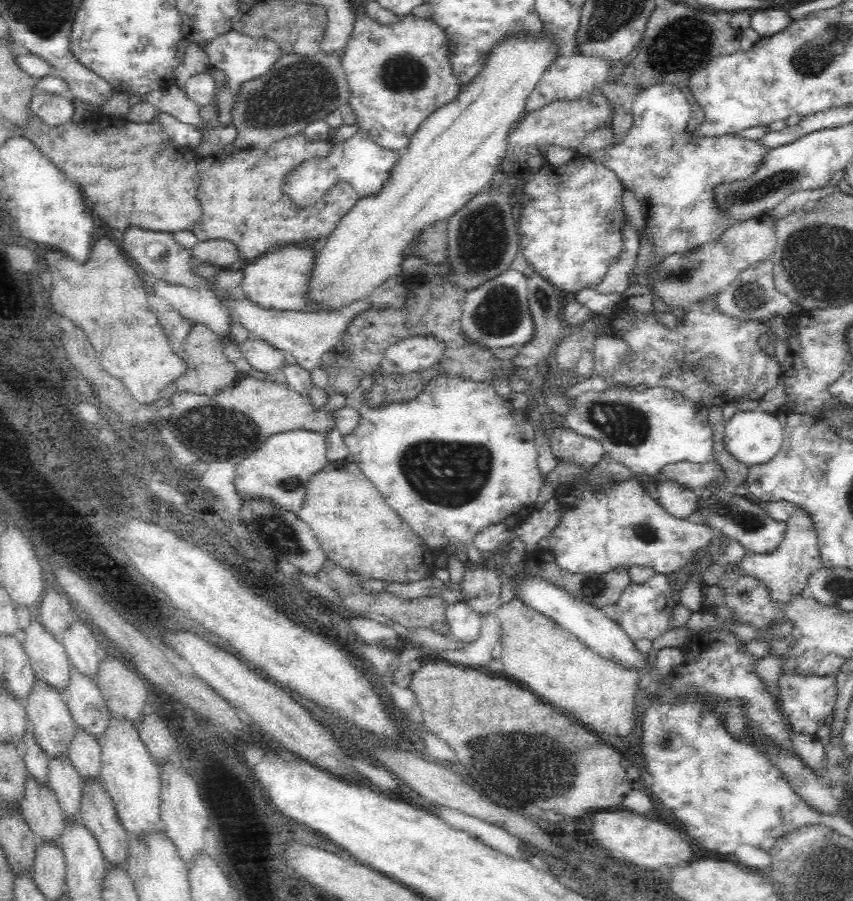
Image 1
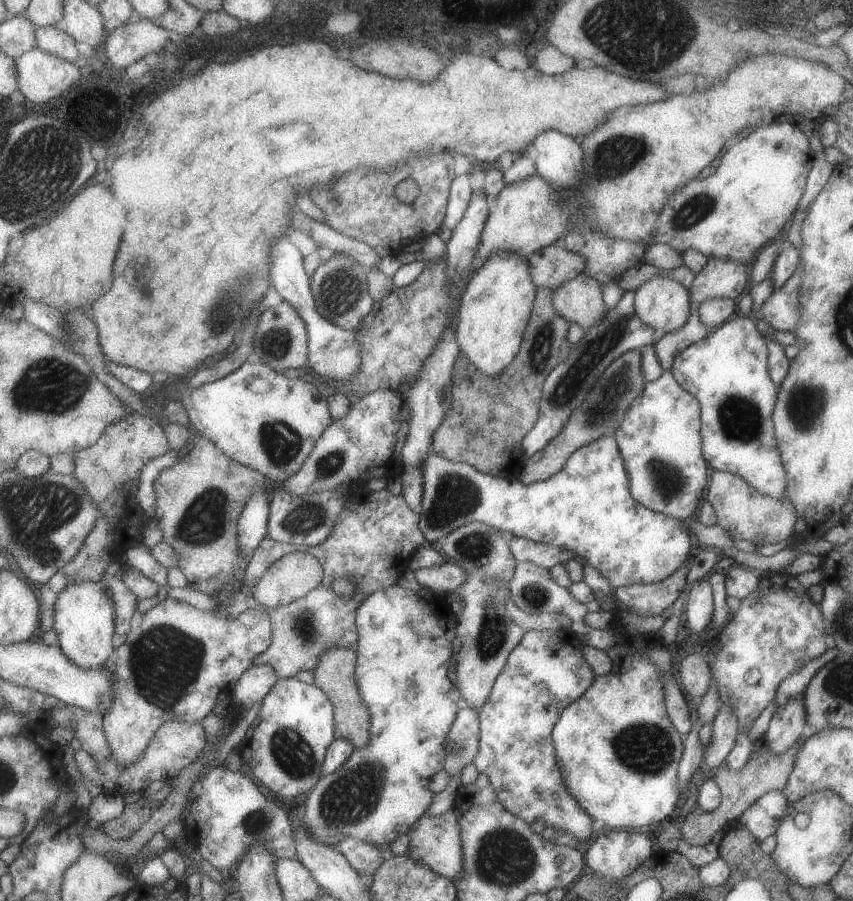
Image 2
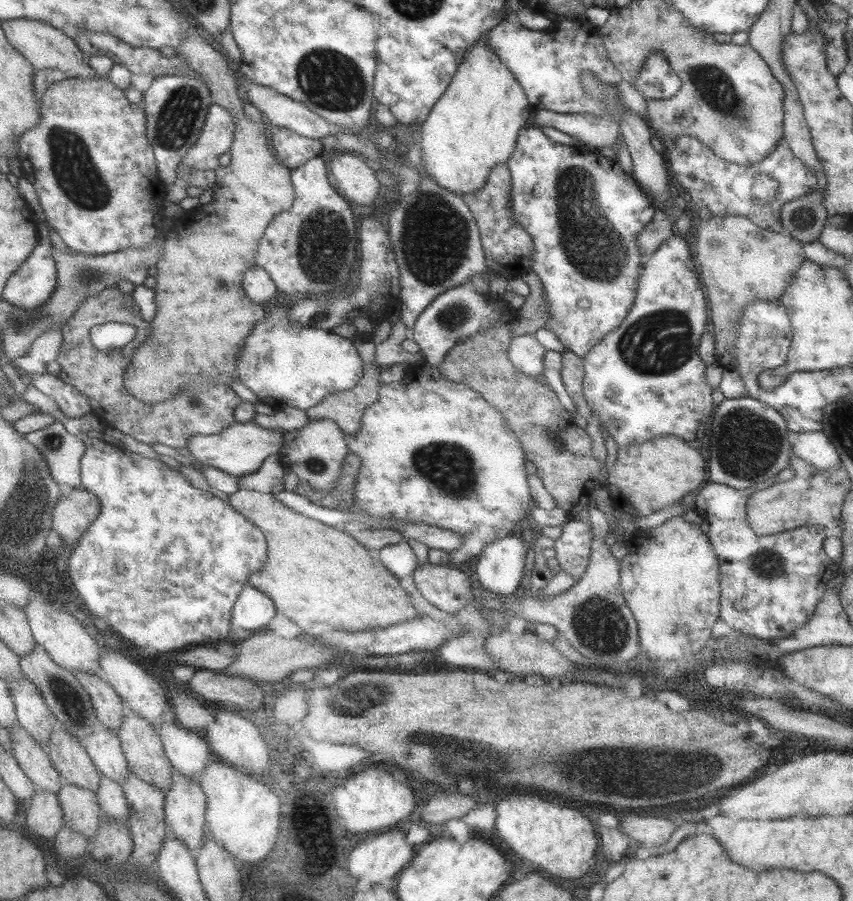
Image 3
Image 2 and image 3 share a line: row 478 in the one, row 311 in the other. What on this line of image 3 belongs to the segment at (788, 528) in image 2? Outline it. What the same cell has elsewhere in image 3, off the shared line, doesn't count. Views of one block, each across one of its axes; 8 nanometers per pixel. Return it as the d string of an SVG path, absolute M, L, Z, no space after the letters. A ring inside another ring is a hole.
M711 216L711 220L697 226L695 240L695 264L699 266L699 278L703 278L703 288L711 302L715 356L723 370L735 370L737 358L733 356L733 348L745 306L755 300L777 302L783 296L785 288L807 260L803 244L785 232L763 230L743 216Z

